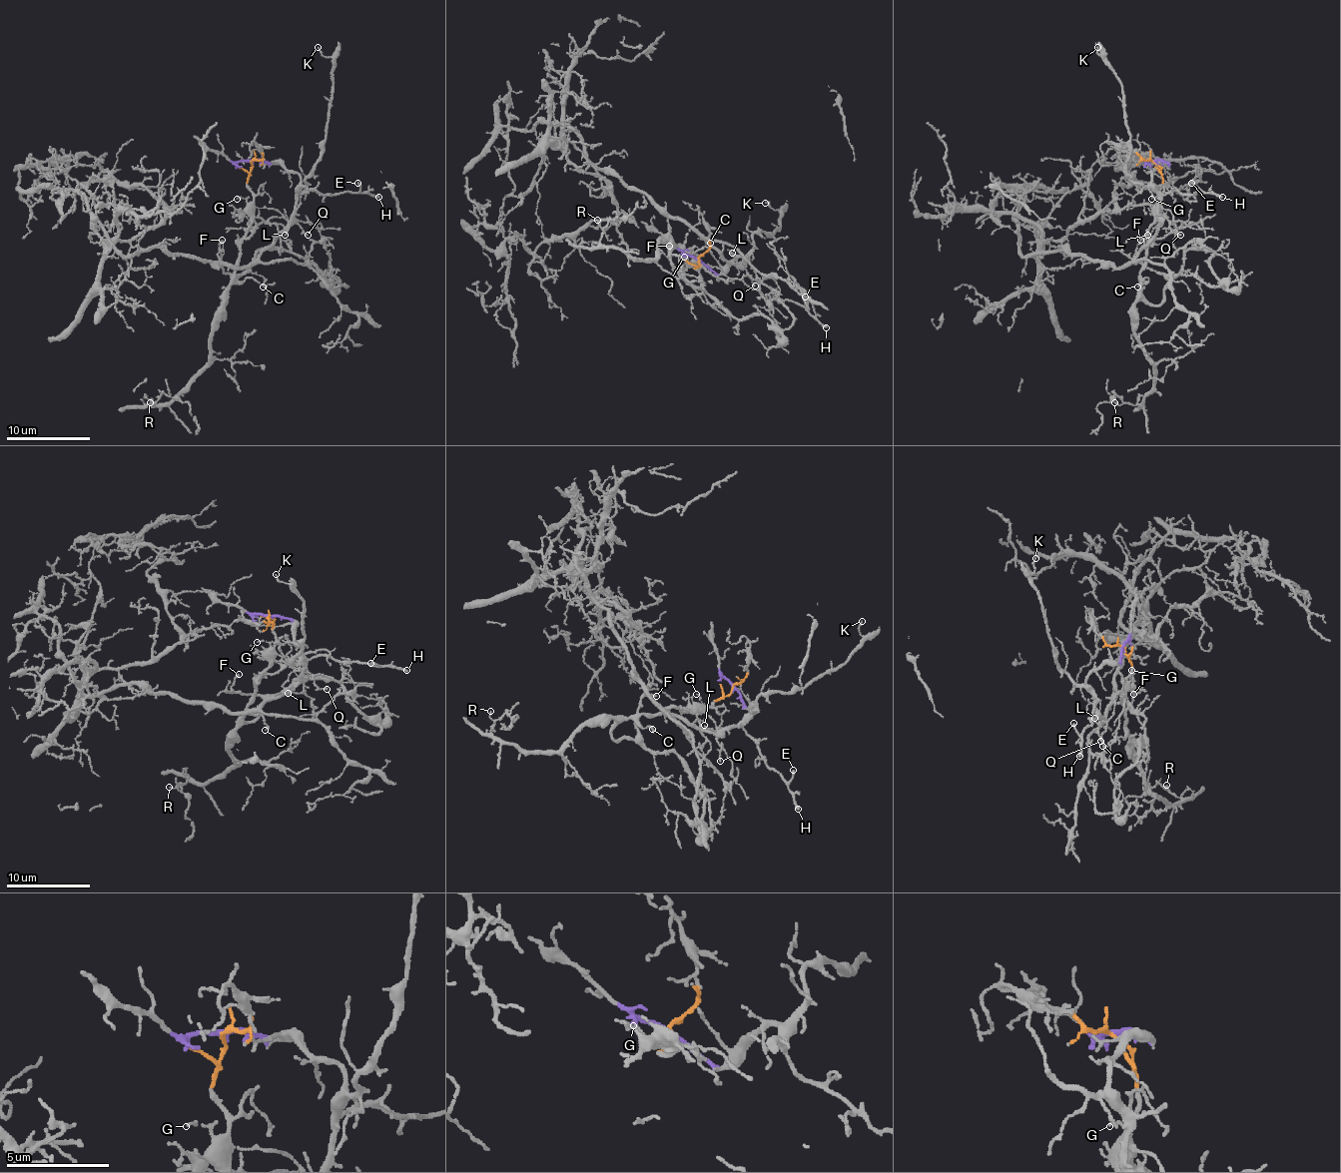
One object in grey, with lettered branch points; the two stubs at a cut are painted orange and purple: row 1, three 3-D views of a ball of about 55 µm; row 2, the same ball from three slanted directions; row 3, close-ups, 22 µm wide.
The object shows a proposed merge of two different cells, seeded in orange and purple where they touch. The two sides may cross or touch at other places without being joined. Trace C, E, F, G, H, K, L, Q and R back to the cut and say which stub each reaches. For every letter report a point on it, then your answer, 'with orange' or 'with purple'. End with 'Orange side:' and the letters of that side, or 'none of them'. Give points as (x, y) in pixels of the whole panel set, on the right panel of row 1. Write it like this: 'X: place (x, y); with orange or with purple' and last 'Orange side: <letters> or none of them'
C: place (1137, 287); with orange
E: place (1191, 183); with purple
F: place (1140, 240); with orange
G: place (1151, 199); with orange
H: place (1222, 197); with purple
K: place (1097, 47); with purple
L: place (1147, 235); with purple
Q: place (1180, 235); with orange
R: place (1114, 402); with orange
Orange side: C, F, G, Q, R

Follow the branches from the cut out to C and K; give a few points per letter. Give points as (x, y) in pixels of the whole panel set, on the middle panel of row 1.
C: (699, 261), (695, 269), (701, 265), (690, 251), (682, 246), (697, 253), (709, 242)
K: (699, 261), (722, 274), (736, 259), (749, 253), (759, 232), (772, 236), (780, 225), (780, 213), (766, 202)

